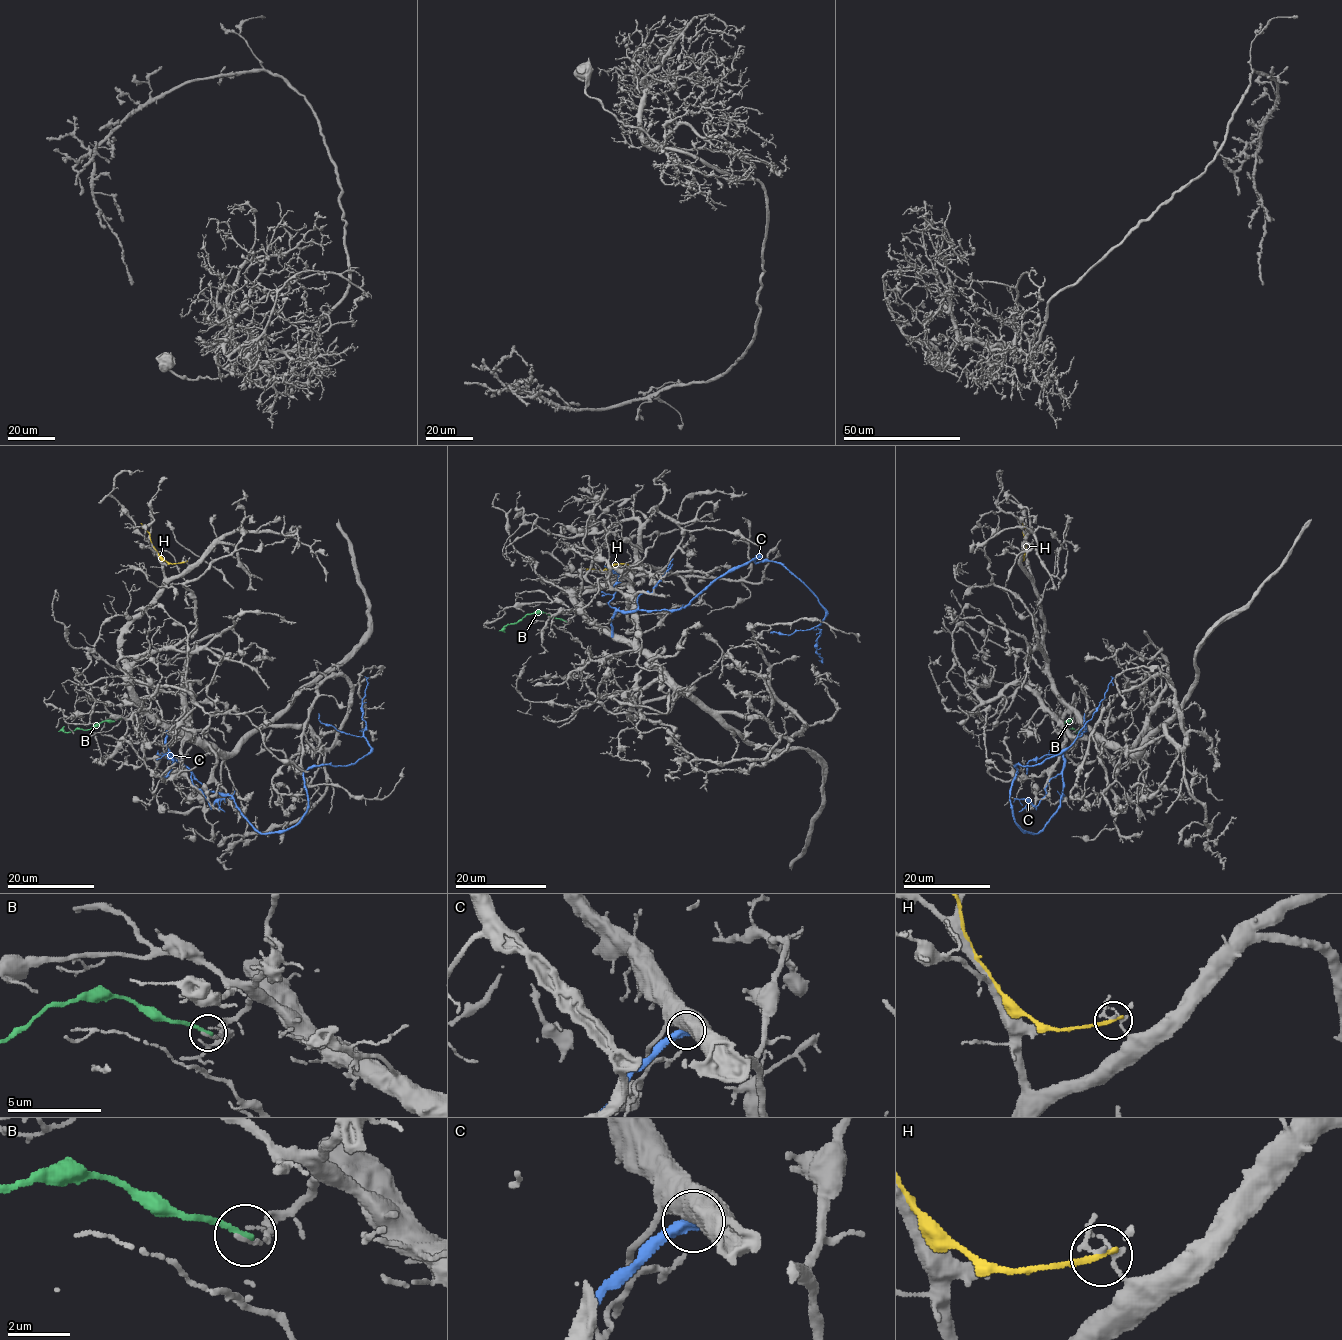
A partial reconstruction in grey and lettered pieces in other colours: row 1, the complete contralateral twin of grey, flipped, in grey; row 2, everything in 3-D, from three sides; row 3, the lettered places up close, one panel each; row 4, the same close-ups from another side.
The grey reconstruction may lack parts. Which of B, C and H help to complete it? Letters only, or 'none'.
none

